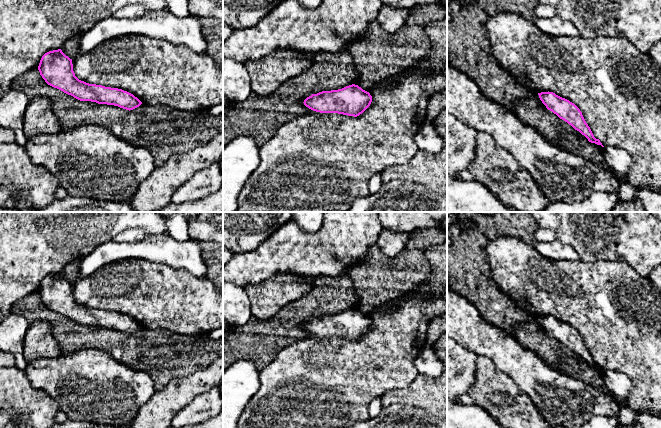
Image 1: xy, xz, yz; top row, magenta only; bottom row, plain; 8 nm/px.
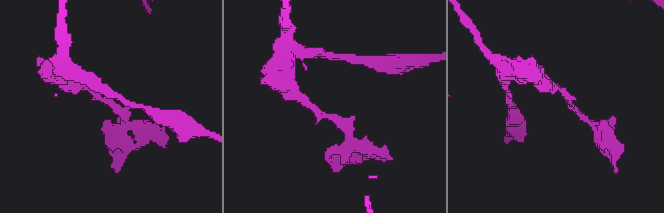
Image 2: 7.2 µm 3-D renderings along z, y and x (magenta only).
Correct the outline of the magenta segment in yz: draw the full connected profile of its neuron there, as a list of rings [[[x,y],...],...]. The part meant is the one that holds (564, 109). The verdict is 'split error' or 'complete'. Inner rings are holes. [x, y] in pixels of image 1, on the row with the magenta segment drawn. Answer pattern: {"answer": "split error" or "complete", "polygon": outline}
{"answer": "complete", "polygon": [[[549,91],[538,93],[538,95],[548,110],[552,111],[560,119],[567,122],[575,130],[579,131],[589,142],[604,147],[600,140],[594,137],[582,115],[582,112],[574,103]]]}

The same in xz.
{"answer": "complete", "polygon": [[[358,85],[342,89],[322,91],[304,100],[304,105],[320,113],[338,113],[357,117],[371,104],[372,96]]]}

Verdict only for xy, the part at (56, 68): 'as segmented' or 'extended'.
as segmented

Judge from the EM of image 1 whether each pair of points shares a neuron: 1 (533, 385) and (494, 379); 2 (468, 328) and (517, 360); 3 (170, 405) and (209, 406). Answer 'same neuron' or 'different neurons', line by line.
1: different neurons
2: same neuron
3: different neurons

